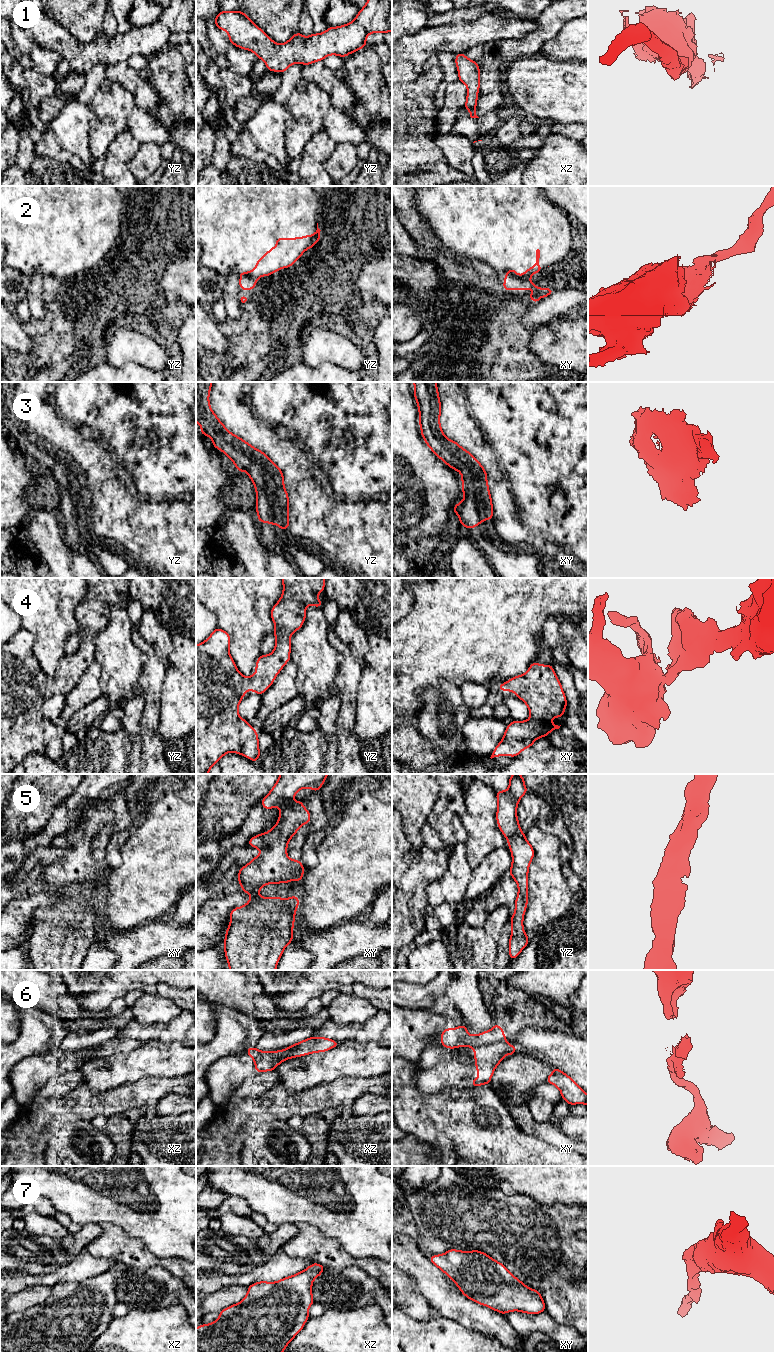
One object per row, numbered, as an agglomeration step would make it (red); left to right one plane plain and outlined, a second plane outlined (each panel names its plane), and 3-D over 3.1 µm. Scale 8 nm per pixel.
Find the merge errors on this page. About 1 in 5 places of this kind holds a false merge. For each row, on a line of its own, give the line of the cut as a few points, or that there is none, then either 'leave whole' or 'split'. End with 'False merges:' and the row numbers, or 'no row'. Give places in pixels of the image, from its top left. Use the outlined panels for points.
1: no cut; leave whole
2: cut in xy along (508, 272), (516, 277), (528, 279); split
3: no cut; leave whole
4: no cut; leave whole
5: no cut; leave whole
6: cut in xy along (506, 1040), (478, 1044), (473, 1047); split
7: no cut; leave whole
False merges: 2, 6

